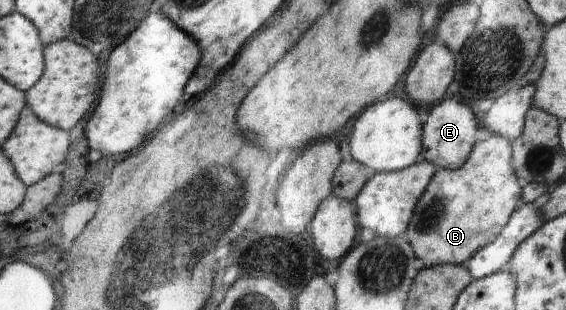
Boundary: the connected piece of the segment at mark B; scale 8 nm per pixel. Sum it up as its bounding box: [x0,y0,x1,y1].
[400,134,522,267]

